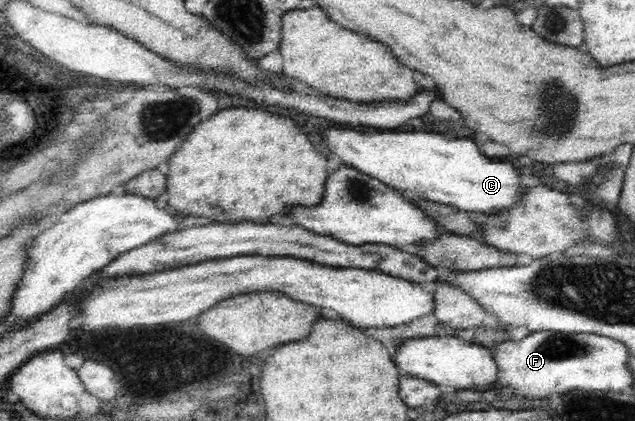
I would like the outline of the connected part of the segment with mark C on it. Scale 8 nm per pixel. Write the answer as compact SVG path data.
M328 128L324 132L326 146L330 152L336 152L336 156L342 160L342 166L354 167L354 170L362 174L370 175L379 182L402 191L404 197L412 199L416 206L429 214L440 230L448 233L475 237L480 239L479 226L470 216L472 212L494 213L503 207L509 207L519 197L523 188L520 183L522 172L514 168L510 162L500 162L484 156L474 140L468 138L444 138L442 134L432 132L378 132L378 134L362 134L354 130L340 130L340 128Z

